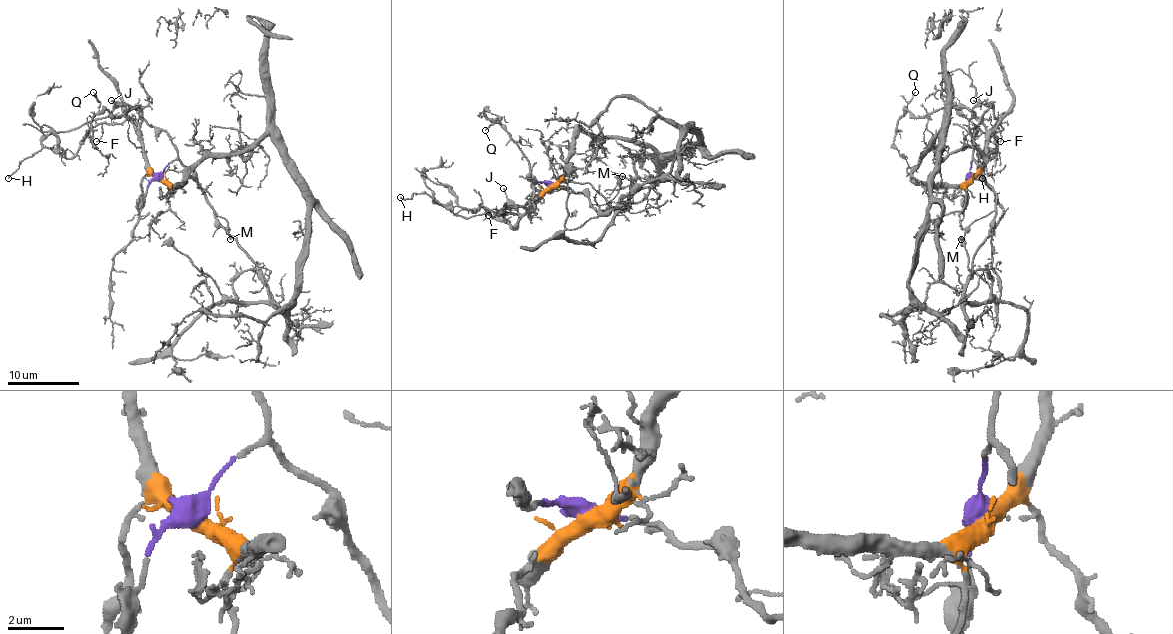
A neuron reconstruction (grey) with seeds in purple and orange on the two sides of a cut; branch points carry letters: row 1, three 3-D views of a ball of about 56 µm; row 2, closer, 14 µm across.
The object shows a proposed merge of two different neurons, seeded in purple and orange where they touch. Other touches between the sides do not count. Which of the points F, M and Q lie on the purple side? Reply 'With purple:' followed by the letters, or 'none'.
With purple: M

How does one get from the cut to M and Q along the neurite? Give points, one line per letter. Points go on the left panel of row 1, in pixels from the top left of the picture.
M: (160, 176), (170, 162), (179, 160), (194, 173), (210, 207), (228, 223), (229, 239)
Q: (160, 176), (145, 160), (140, 110), (131, 108), (115, 117), (101, 105), (94, 92)

